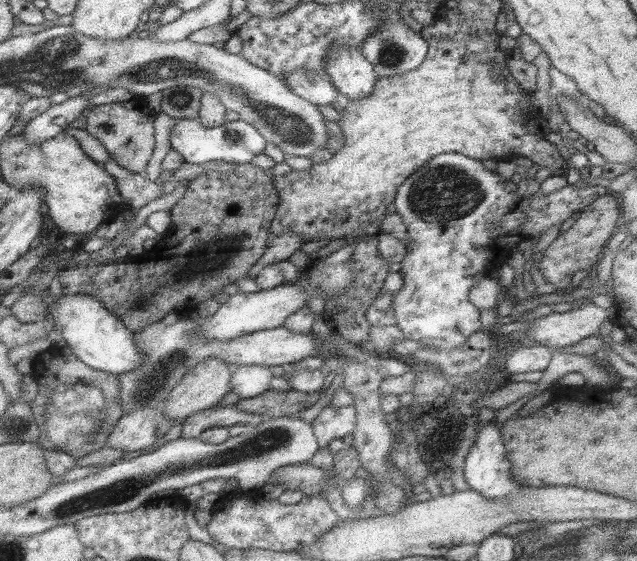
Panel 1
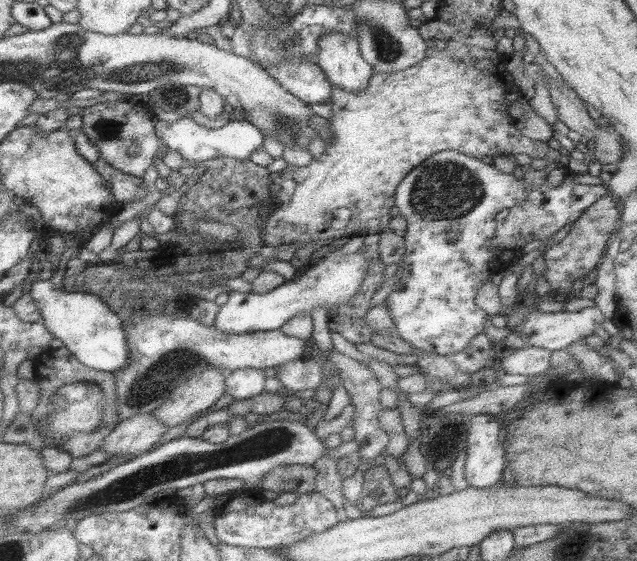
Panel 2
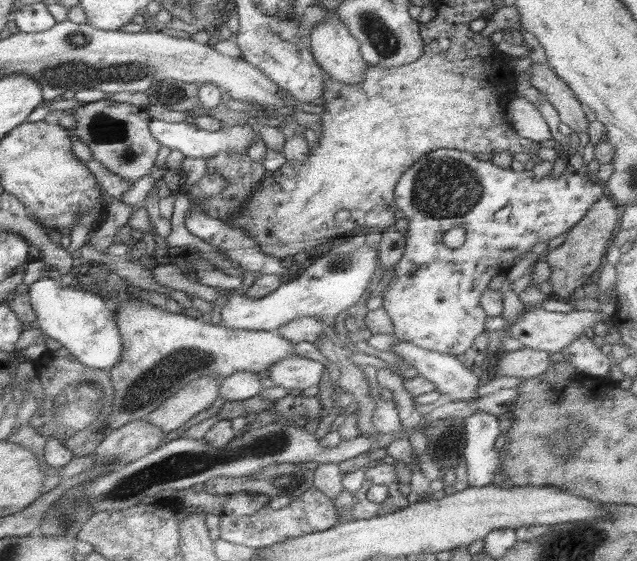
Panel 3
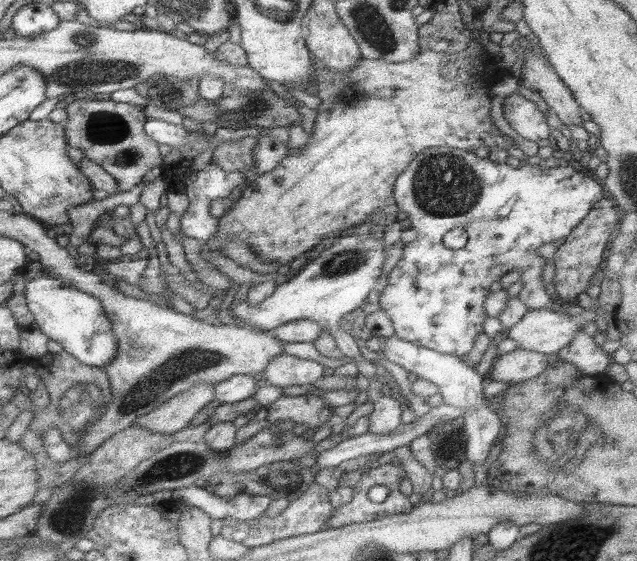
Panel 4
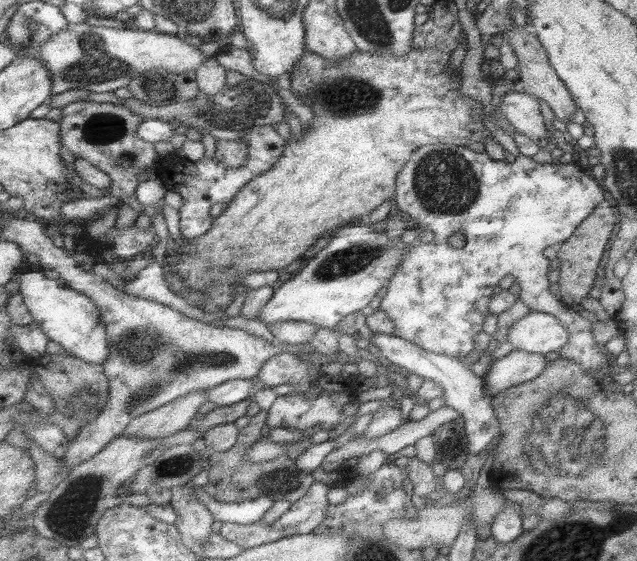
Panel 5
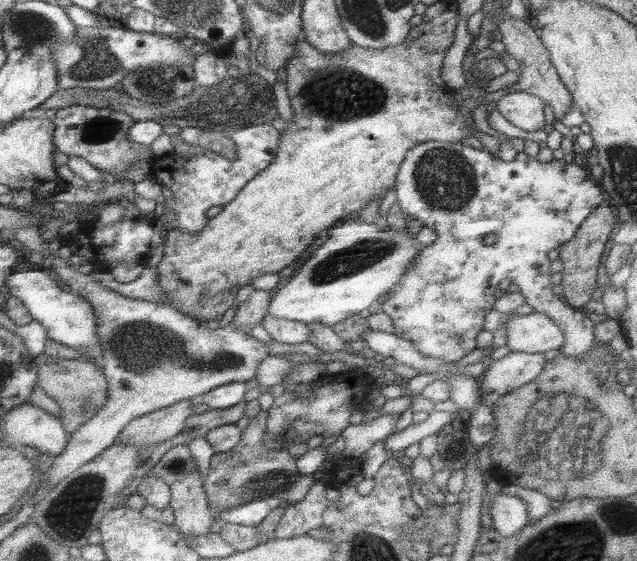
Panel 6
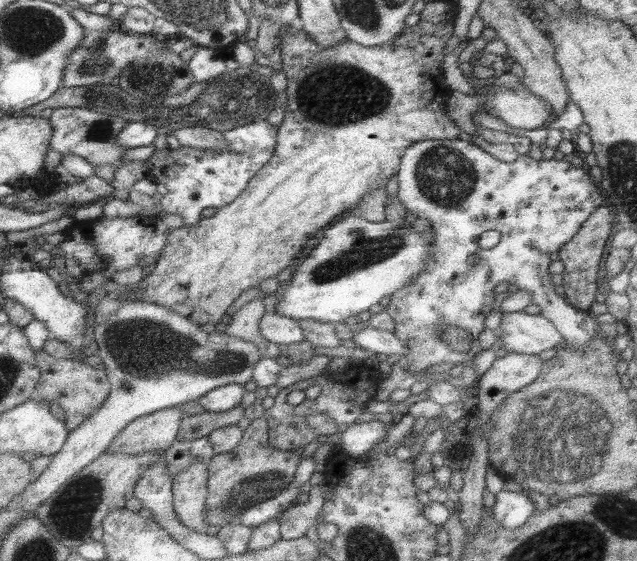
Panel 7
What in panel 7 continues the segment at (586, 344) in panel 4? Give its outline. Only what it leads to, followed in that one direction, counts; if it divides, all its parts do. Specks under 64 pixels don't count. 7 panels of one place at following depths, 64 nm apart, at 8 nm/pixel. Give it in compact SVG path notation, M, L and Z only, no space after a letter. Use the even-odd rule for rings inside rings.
M459 138L428 139L414 142L406 148L397 176L398 201L407 213L430 221L431 230L435 234L433 254L425 260L426 265L420 275L394 292L384 310L394 320L393 333L408 345L408 356L402 358L407 372L426 372L426 368L440 363L459 365L480 353L480 333L485 330L485 317L496 307L494 288L500 282L515 284L519 290L530 292L532 303L540 307L541 316L556 326L570 350L584 348L598 335L599 324L594 316L590 312L576 309L566 298L558 295L552 284L552 274L548 271L552 253L559 252L564 244L573 240L584 222L603 206L604 196L600 187L584 168L576 168L564 159L536 160L529 155L519 155L516 160L508 163L496 159L470 141ZM487 230L500 232L501 240L494 248L482 250L478 241L480 235ZM473 254L480 258L478 263L468 262ZM443 325L470 332L474 341L470 343L470 349L456 351L448 343L442 342L439 329Z

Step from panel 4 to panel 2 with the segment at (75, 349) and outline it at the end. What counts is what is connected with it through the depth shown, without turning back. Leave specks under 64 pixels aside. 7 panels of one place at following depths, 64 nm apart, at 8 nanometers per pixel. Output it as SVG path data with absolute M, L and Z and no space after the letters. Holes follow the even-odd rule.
M49 272L33 282L30 290L36 301L45 328L53 338L62 340L64 347L87 367L116 372L128 364L128 341L124 322L105 304L100 296L88 292L66 292L49 280Z

